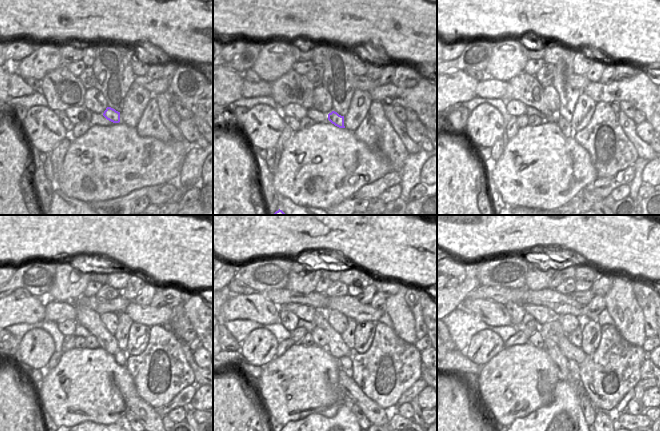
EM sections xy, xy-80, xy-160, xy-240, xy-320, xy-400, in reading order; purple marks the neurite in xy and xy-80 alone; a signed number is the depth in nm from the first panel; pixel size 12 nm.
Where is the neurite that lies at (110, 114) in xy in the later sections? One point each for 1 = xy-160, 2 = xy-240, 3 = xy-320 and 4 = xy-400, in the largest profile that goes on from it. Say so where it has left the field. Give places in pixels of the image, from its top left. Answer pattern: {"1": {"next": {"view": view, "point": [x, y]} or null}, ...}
{"1": {"next": {"view": "xy-160", "point": [564, 125]}}, "2": {"next": {"view": "xy-240", "point": [120, 357]}}, "3": {"next": {"view": "xy-320", "point": [345, 362]}}, "4": {"next": {"view": "xy-400", "point": [573, 367]}}}

